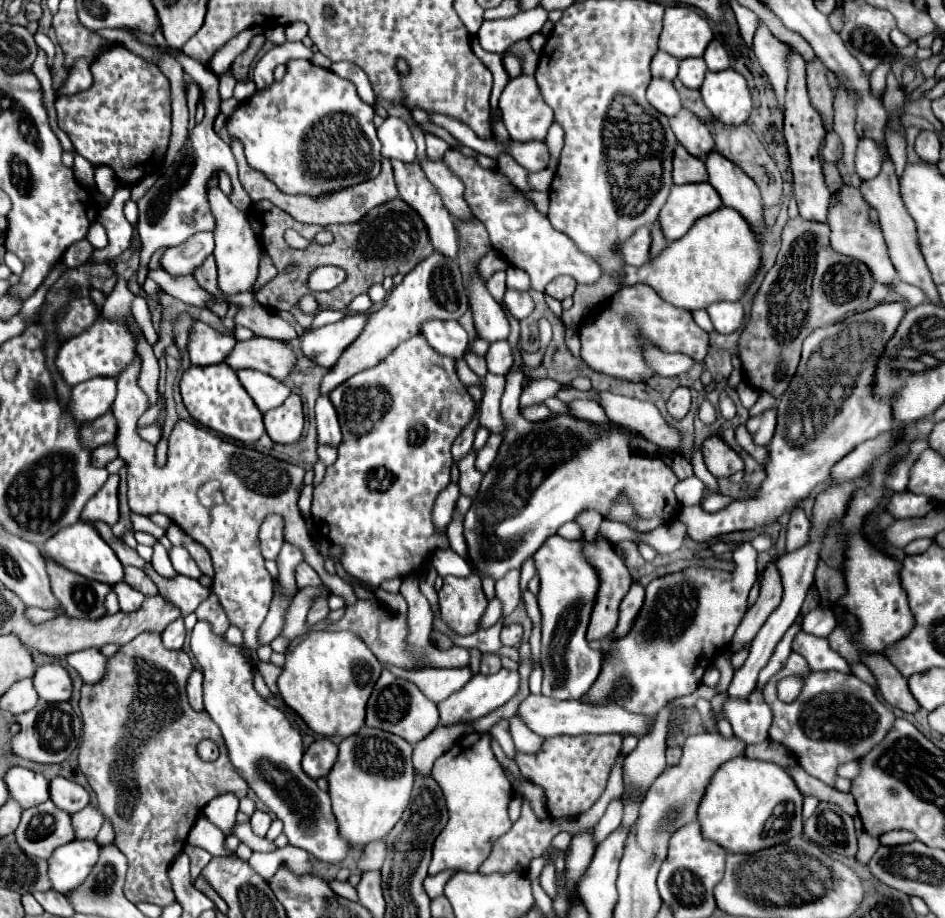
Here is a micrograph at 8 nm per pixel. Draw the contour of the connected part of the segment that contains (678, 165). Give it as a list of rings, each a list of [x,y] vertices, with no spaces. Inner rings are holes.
[[[678,143],[676,149],[674,149],[672,179],[674,179],[674,185],[708,181],[708,173],[706,173],[704,161],[698,161],[696,157],[692,157],[680,143]]]

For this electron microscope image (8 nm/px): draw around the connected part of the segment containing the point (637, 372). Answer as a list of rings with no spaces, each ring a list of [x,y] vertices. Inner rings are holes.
[[[636,283],[632,287],[624,287],[612,297],[598,315],[588,315],[580,325],[580,343],[582,343],[582,359],[596,371],[630,379],[630,381],[647,381],[655,375],[654,371],[642,361],[638,349],[638,335],[646,341],[652,341],[662,351],[668,353],[684,353],[694,361],[704,363],[704,355],[708,353],[708,333],[702,331],[690,311],[668,305],[652,287],[644,283]]]

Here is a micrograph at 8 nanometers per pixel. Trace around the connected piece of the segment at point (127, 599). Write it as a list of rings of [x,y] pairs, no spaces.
[[[124,581],[114,585],[112,591],[118,595],[118,603],[120,603],[120,611],[124,613],[132,613],[136,609],[140,609],[140,605],[144,603],[144,595],[138,593],[136,589],[132,589],[130,585],[126,585]]]

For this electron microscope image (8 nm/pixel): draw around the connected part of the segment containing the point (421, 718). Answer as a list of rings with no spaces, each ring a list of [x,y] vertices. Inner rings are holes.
[[[388,669],[382,671],[368,699],[368,705],[366,705],[366,725],[368,727],[386,729],[388,733],[396,733],[404,737],[408,743],[416,743],[424,739],[438,723],[440,723],[440,717],[438,717],[436,703],[424,697],[422,691],[414,683],[396,679]]]

